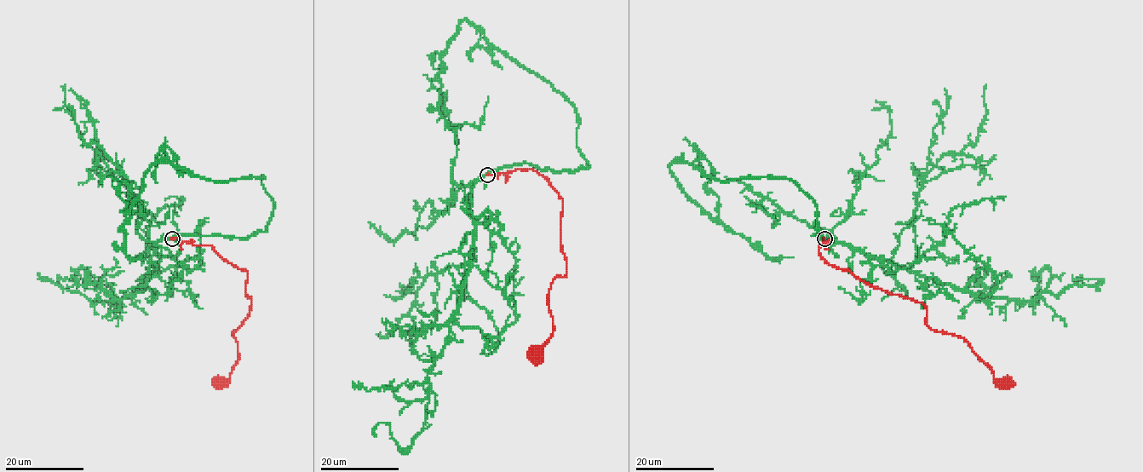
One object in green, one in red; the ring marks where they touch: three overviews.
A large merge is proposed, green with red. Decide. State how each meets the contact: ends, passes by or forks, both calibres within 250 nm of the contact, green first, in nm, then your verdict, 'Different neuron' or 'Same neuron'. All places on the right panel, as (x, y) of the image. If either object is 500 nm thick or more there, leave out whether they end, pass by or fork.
At the ring green passes by. At the ring red ends. Thickness 400 nm (green) against 420 nm. Same neuron

